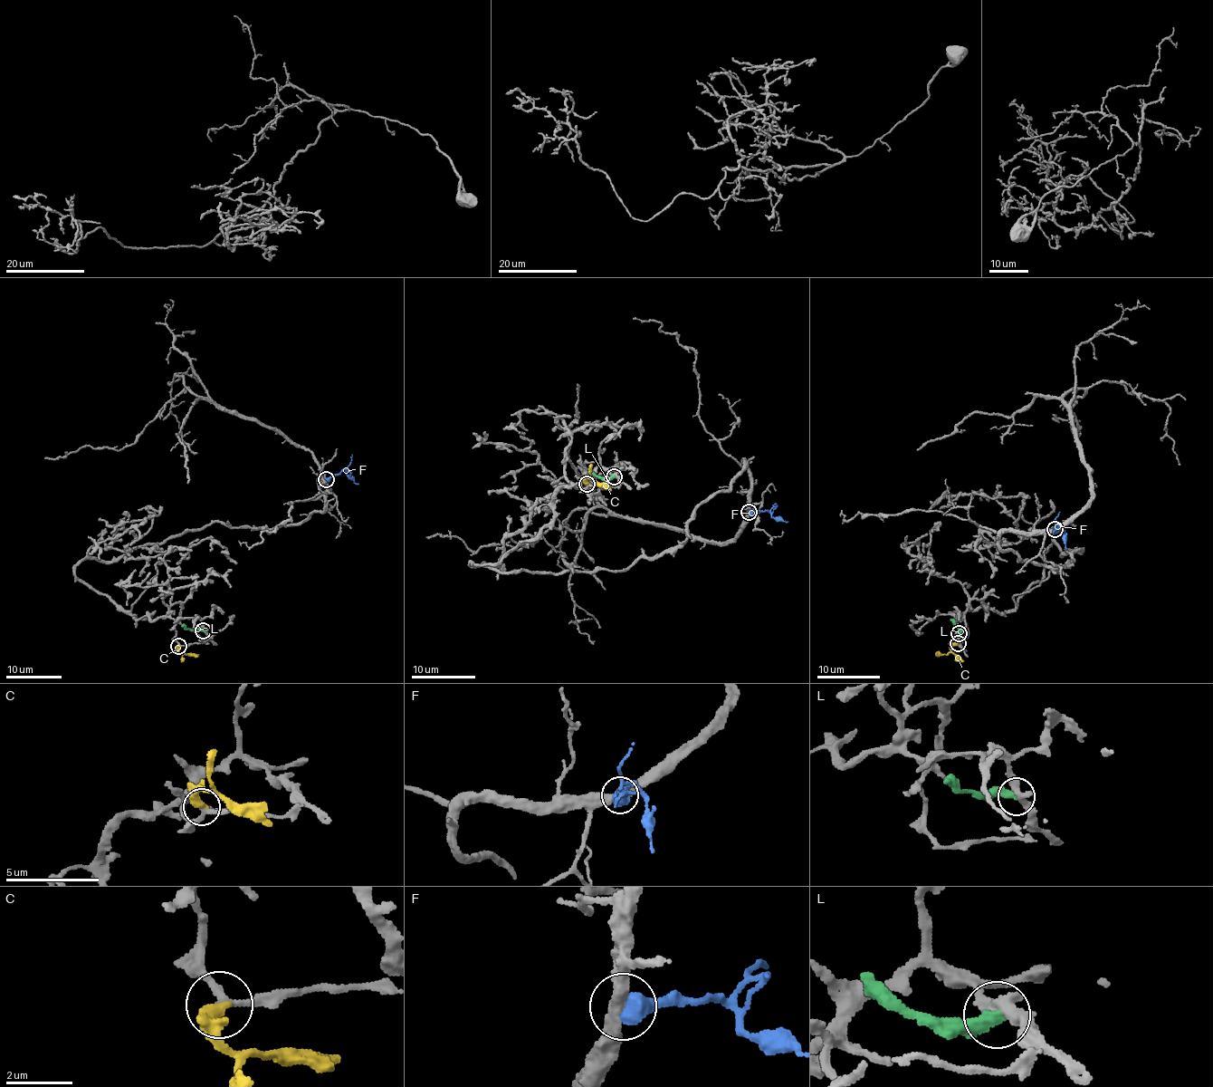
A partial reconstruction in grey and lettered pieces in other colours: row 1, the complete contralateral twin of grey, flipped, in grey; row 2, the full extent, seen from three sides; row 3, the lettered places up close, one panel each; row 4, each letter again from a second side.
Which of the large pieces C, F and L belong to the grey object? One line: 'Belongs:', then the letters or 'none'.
Belongs: C

